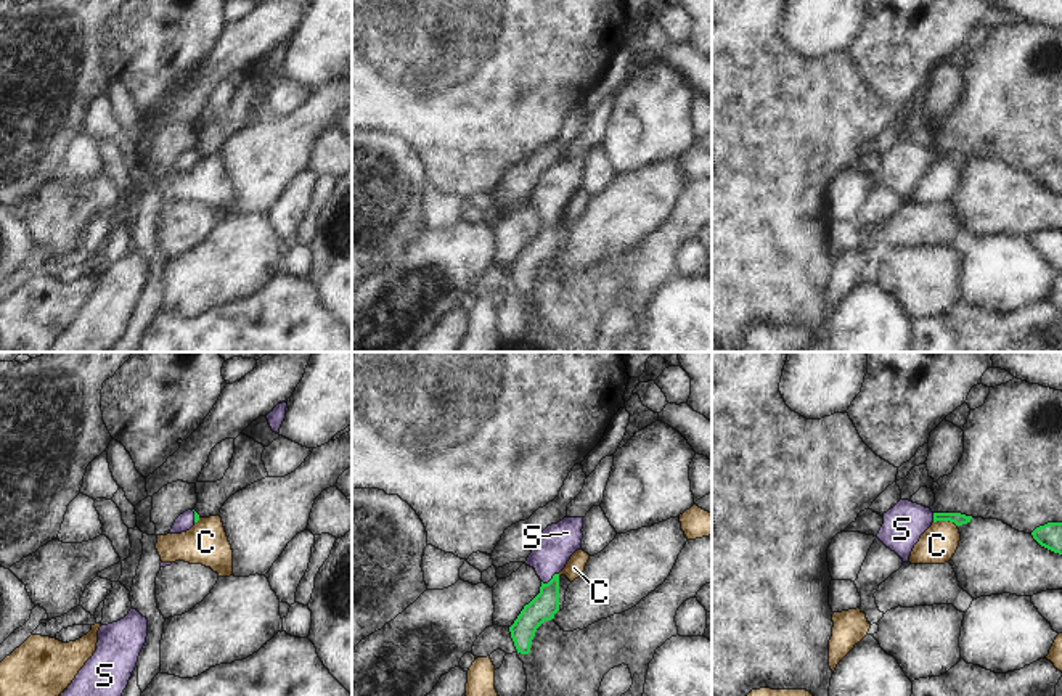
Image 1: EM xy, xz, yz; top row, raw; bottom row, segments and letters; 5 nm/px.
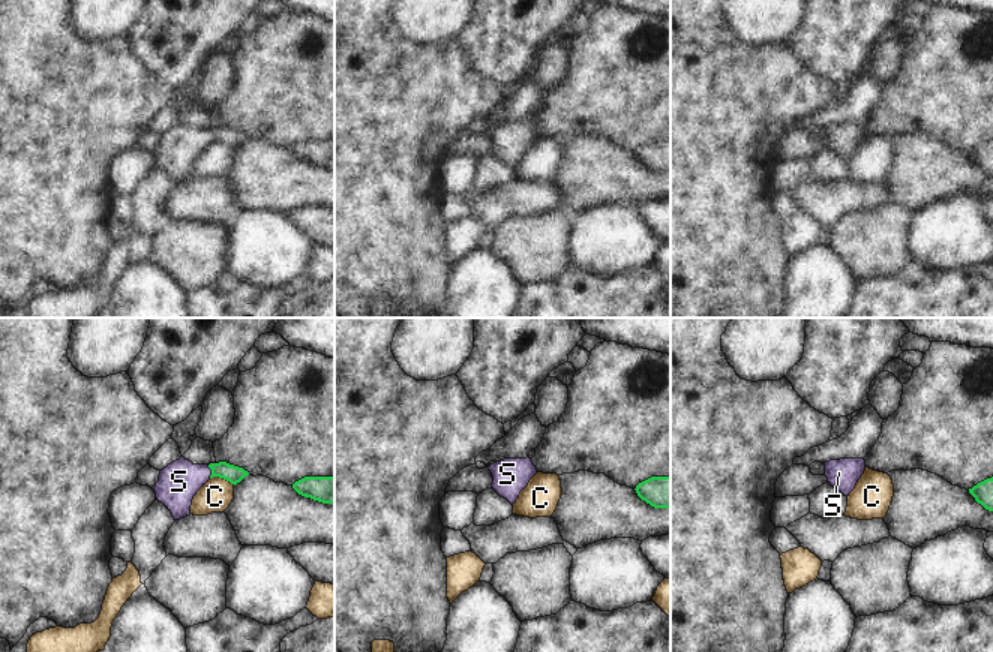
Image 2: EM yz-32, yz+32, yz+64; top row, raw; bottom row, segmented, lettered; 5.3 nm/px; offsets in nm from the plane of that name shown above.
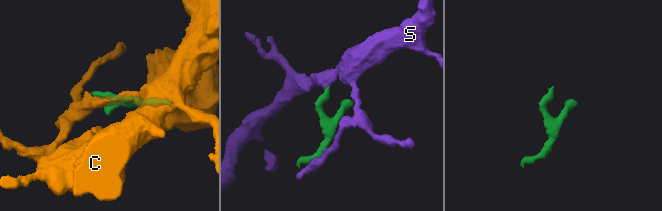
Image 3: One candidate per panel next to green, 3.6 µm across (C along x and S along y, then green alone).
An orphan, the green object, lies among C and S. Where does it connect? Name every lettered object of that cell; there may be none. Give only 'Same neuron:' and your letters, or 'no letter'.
Same neuron: S

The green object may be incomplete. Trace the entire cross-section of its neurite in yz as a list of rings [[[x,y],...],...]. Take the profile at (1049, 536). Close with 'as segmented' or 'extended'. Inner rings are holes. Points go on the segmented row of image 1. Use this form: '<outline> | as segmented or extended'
[[[1062,522],[1040,526],[1031,535],[1041,547],[1062,555]]] | as segmented

